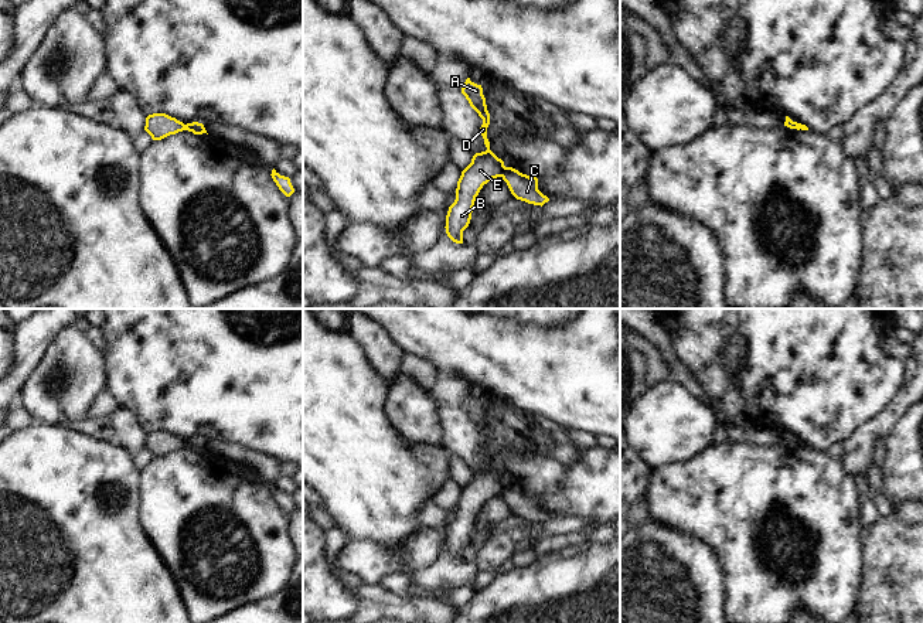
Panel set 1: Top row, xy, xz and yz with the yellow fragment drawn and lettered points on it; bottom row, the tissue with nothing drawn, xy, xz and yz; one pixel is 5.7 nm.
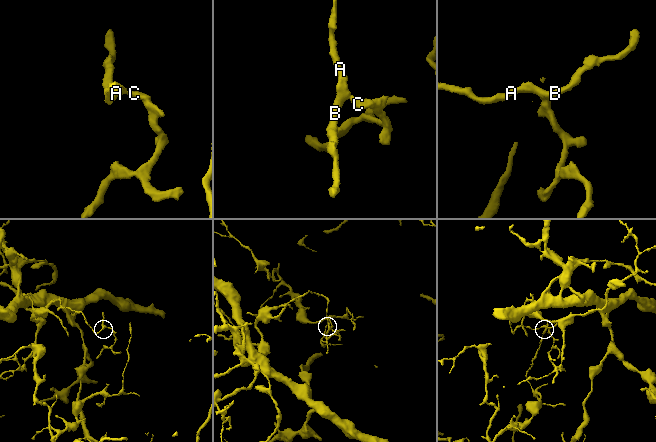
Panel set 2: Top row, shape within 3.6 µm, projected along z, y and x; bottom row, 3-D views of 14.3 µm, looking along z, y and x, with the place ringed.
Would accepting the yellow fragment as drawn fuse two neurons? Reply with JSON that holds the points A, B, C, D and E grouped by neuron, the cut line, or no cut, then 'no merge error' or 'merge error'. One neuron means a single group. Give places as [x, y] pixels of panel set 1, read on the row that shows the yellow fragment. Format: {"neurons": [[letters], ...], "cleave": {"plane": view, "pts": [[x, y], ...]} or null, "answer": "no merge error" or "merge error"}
{"neurons": [["A", "B", "D", "E"], ["C"]], "cleave": {"plane": "xz", "pts": [[506, 167], [500, 176]]}, "answer": "merge error"}

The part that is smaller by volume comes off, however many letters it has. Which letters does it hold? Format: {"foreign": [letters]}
{"foreign": ["C"]}

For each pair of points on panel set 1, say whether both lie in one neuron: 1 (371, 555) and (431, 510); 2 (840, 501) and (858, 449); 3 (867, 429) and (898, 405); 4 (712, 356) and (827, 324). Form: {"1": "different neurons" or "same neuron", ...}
{"1": "different neurons", "2": "different neurons", "3": "same neuron", "4": "same neuron"}

